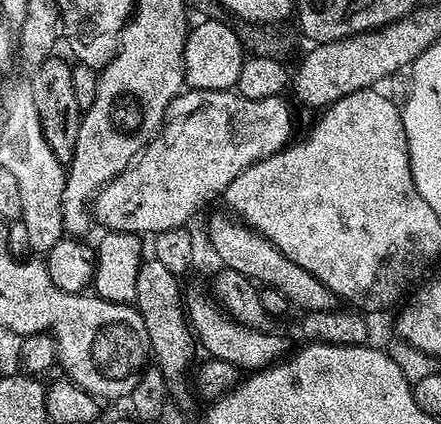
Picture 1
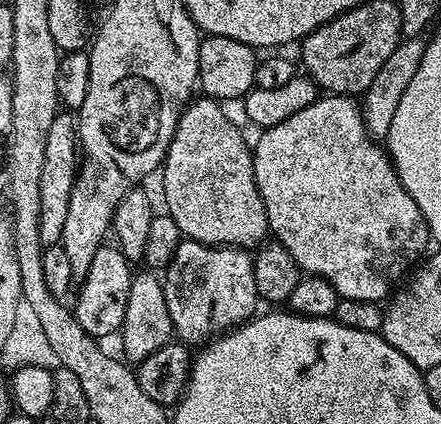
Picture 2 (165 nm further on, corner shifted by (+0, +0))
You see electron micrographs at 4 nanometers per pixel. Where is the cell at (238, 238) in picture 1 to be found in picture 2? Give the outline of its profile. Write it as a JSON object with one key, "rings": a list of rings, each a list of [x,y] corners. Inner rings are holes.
{"rings":[[[201,95],[193,99],[180,115],[162,165],[164,208],[177,223],[181,237],[203,244],[252,250],[269,239],[268,215],[262,202],[262,194],[258,194],[258,182],[254,178],[253,149],[249,141],[248,144],[244,141],[239,126],[224,113],[224,108],[221,101]]]}

